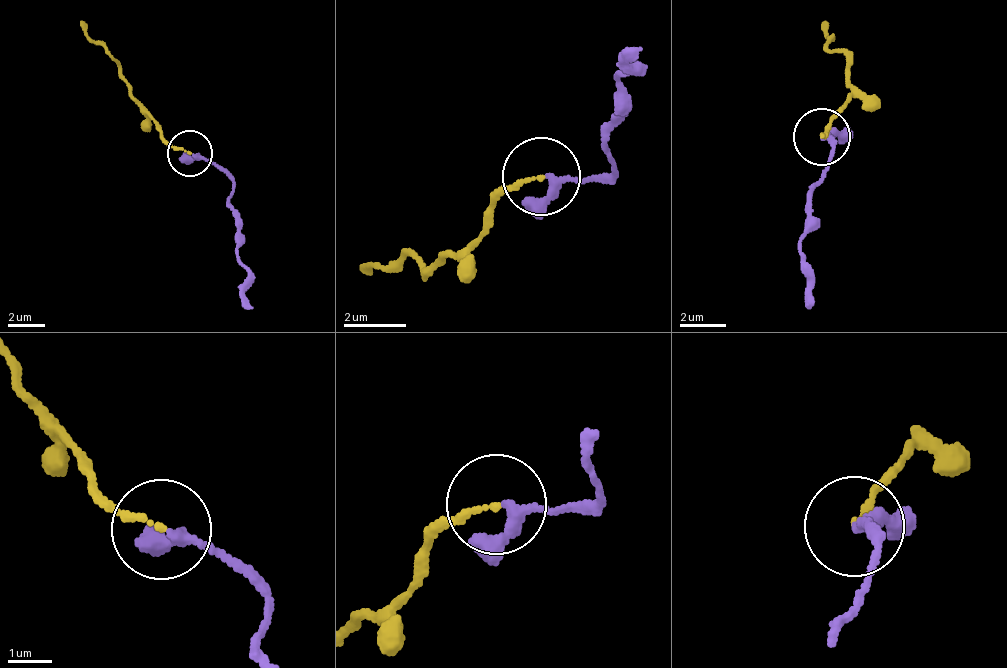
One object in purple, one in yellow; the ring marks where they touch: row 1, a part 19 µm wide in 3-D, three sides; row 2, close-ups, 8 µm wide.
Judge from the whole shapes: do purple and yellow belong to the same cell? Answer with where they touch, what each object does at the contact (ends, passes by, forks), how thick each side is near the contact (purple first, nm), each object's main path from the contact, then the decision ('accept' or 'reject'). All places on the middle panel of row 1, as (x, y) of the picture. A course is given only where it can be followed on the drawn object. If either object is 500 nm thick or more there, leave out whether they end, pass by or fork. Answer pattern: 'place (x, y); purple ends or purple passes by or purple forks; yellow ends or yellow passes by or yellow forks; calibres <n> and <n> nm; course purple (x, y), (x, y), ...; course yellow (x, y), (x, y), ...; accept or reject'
place (541, 176); purple passes by; yellow ends; calibres 240 and 130 nm; course purple (543, 177), (612, 173), (616, 76), (644, 51); course yellow (543, 177), (497, 200), (452, 259), (362, 268); accept

